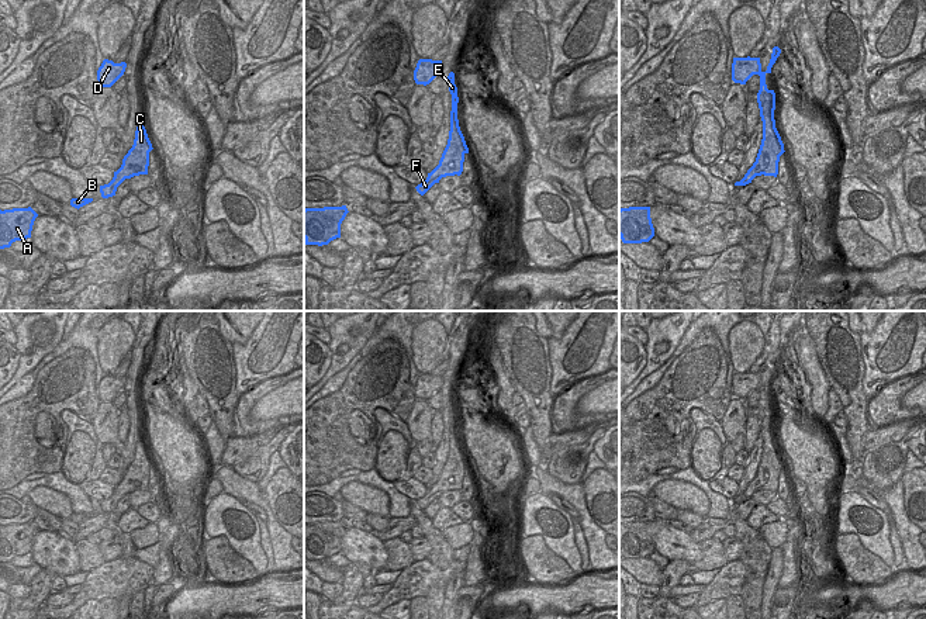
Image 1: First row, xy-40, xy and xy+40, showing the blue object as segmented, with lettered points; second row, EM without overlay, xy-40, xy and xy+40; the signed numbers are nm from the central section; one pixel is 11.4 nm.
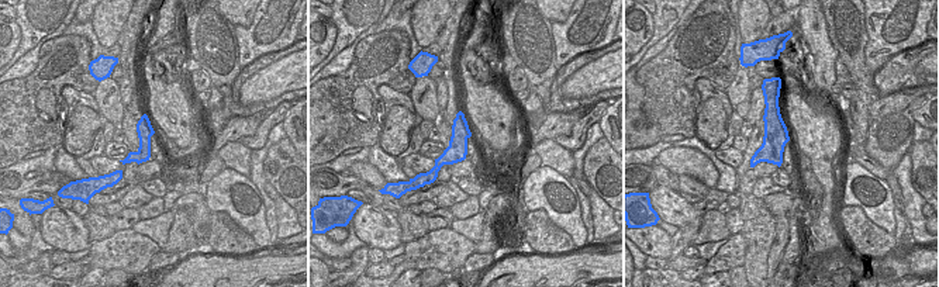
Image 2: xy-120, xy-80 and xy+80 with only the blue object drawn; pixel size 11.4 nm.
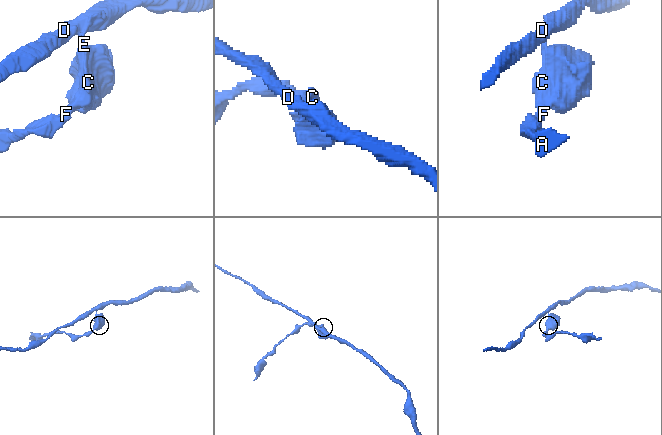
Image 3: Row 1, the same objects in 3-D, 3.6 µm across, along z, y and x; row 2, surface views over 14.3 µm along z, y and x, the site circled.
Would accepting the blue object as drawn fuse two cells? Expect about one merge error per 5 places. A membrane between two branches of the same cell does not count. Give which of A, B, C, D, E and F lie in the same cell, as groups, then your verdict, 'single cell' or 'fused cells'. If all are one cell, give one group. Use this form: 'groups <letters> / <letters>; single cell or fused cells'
groups A B C E F / D; fused cells

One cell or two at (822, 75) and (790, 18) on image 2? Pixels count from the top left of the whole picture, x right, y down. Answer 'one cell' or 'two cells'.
two cells

